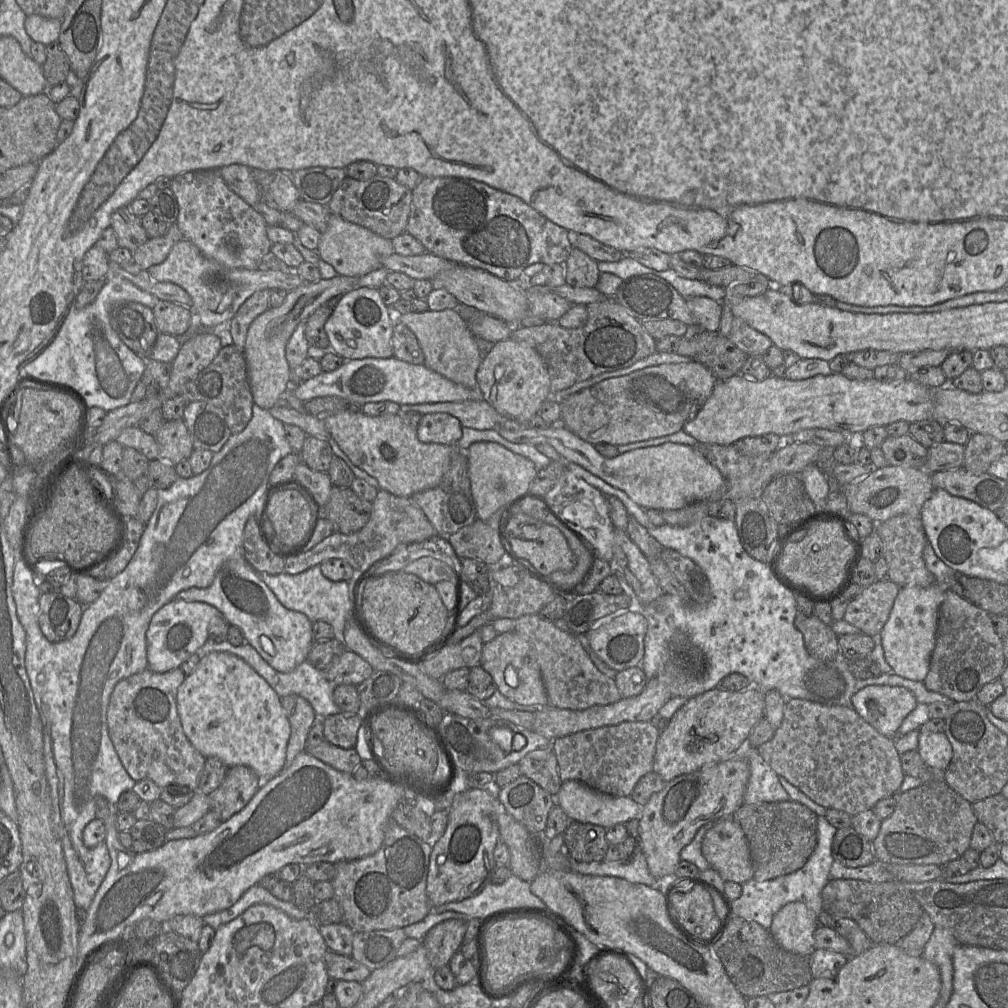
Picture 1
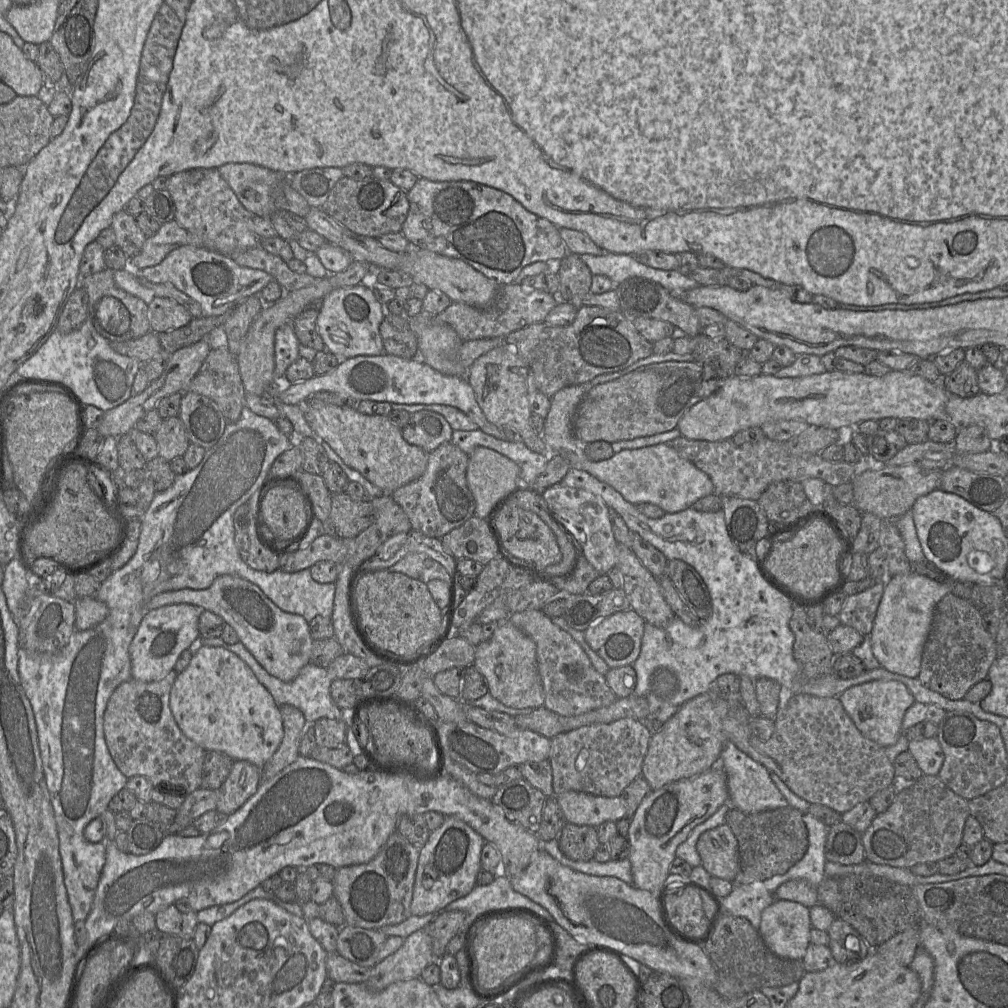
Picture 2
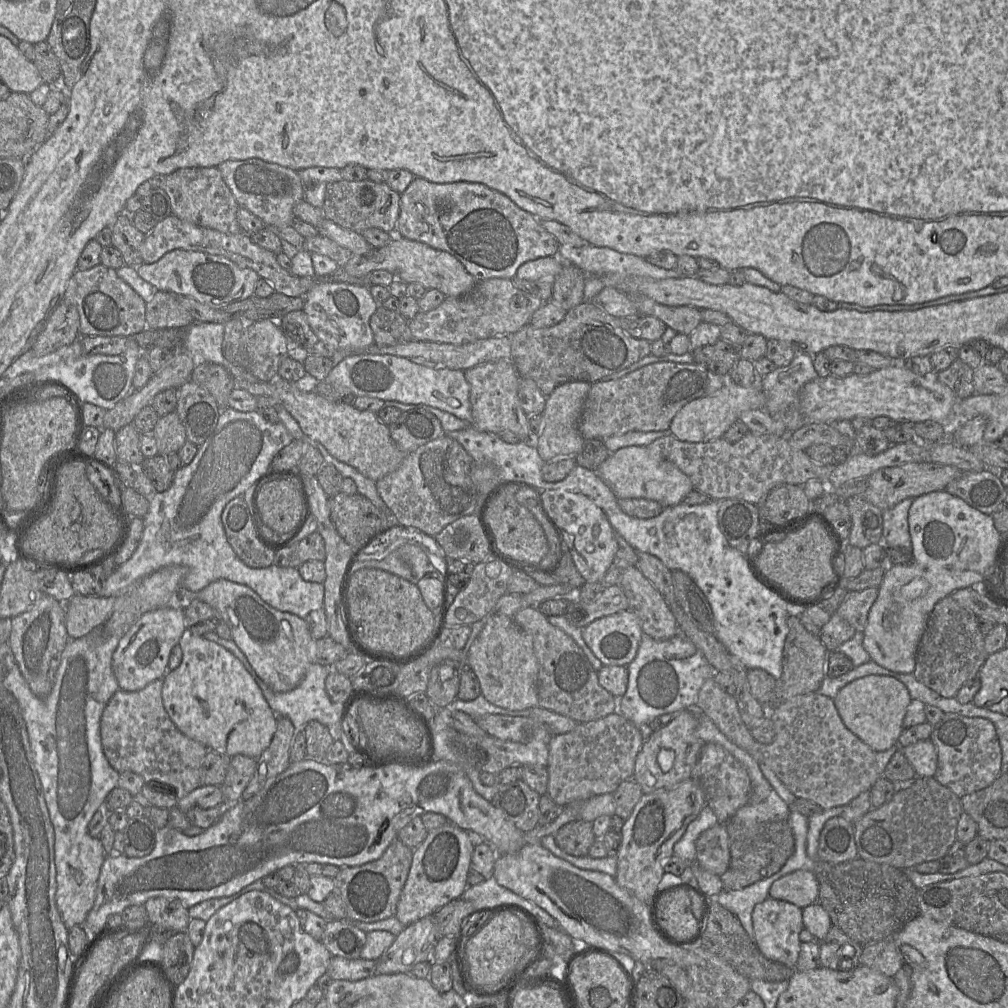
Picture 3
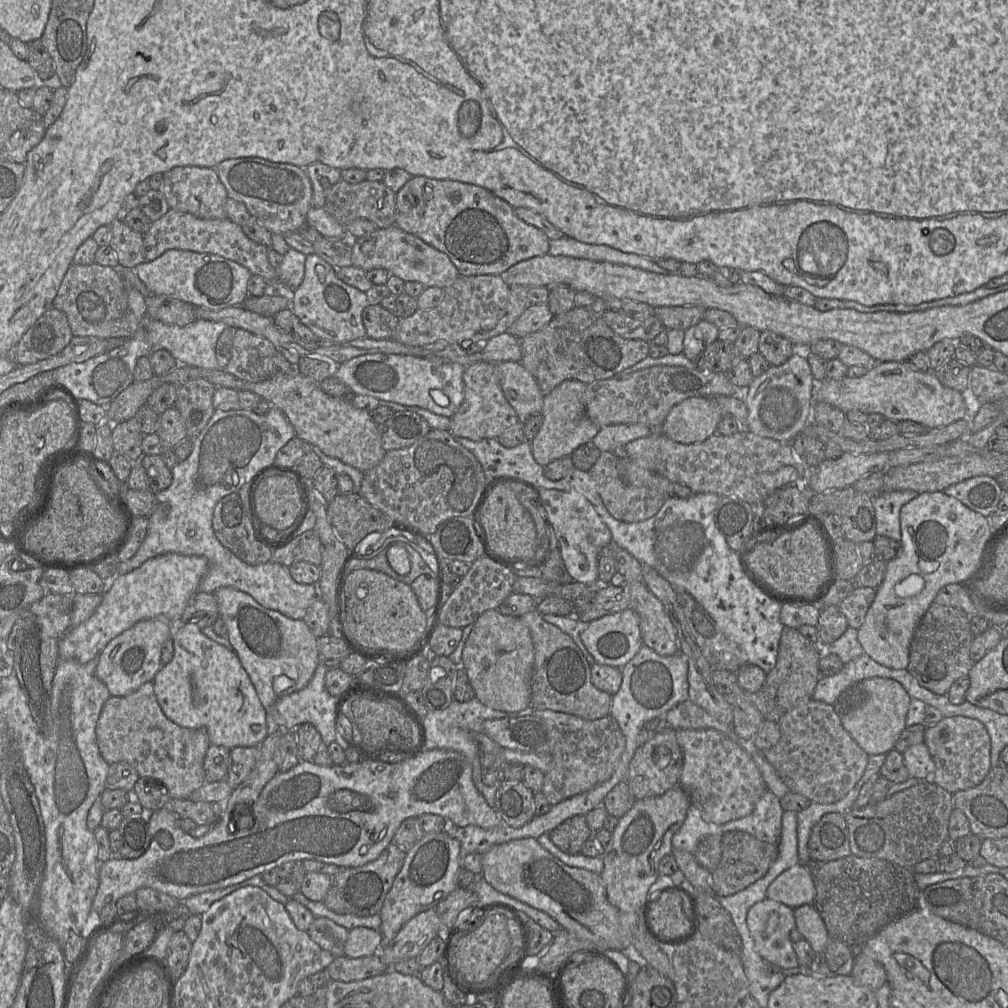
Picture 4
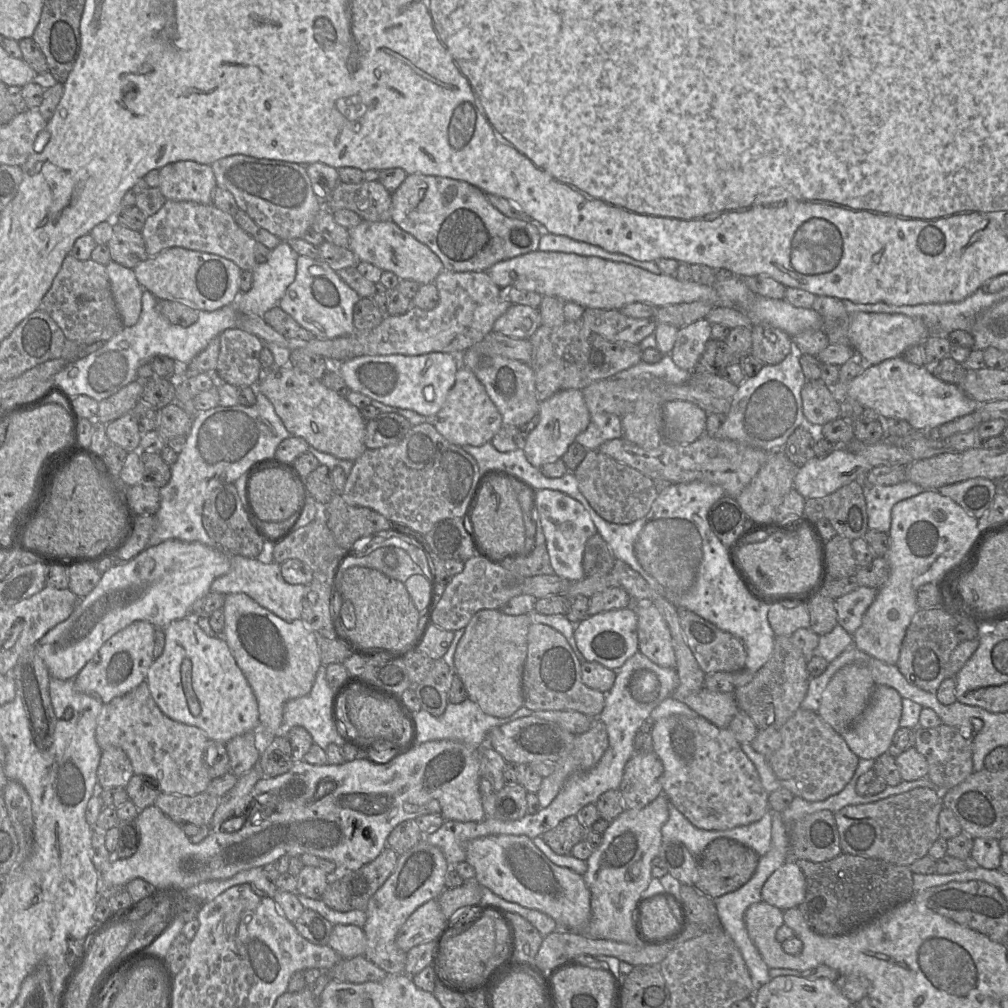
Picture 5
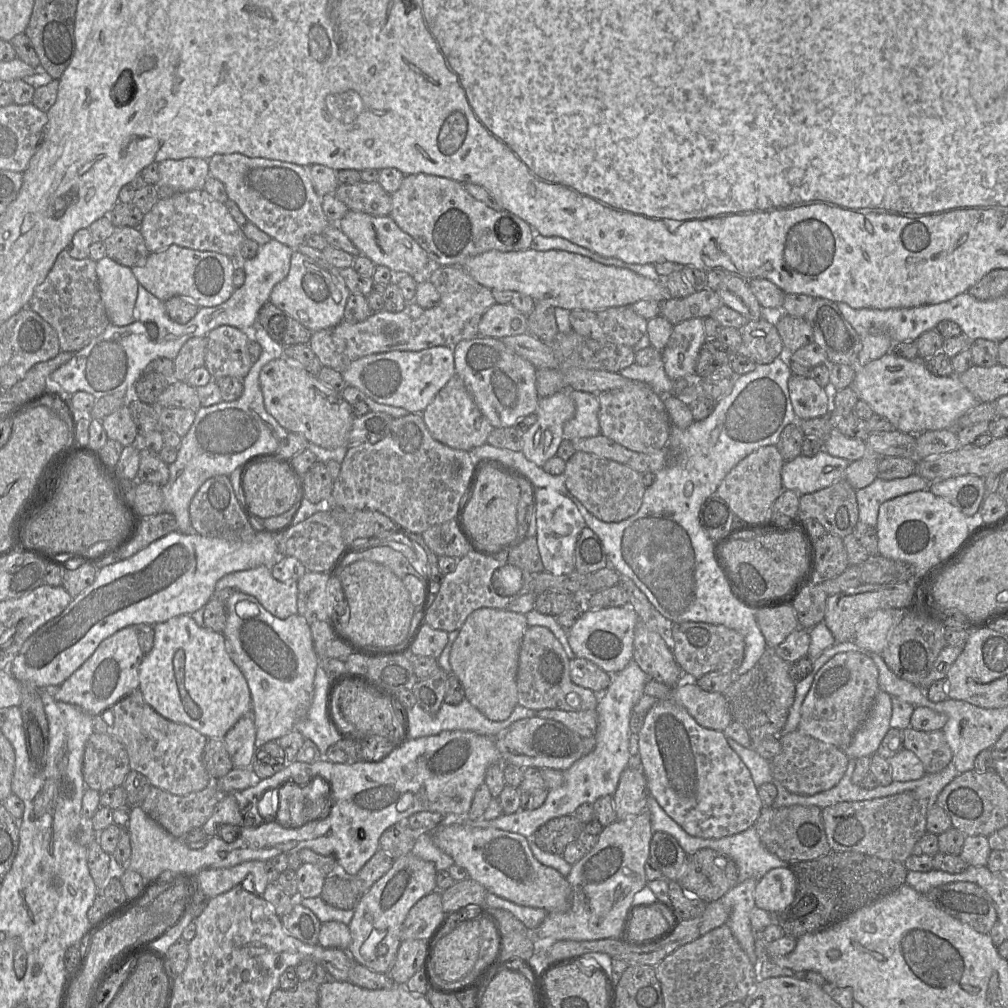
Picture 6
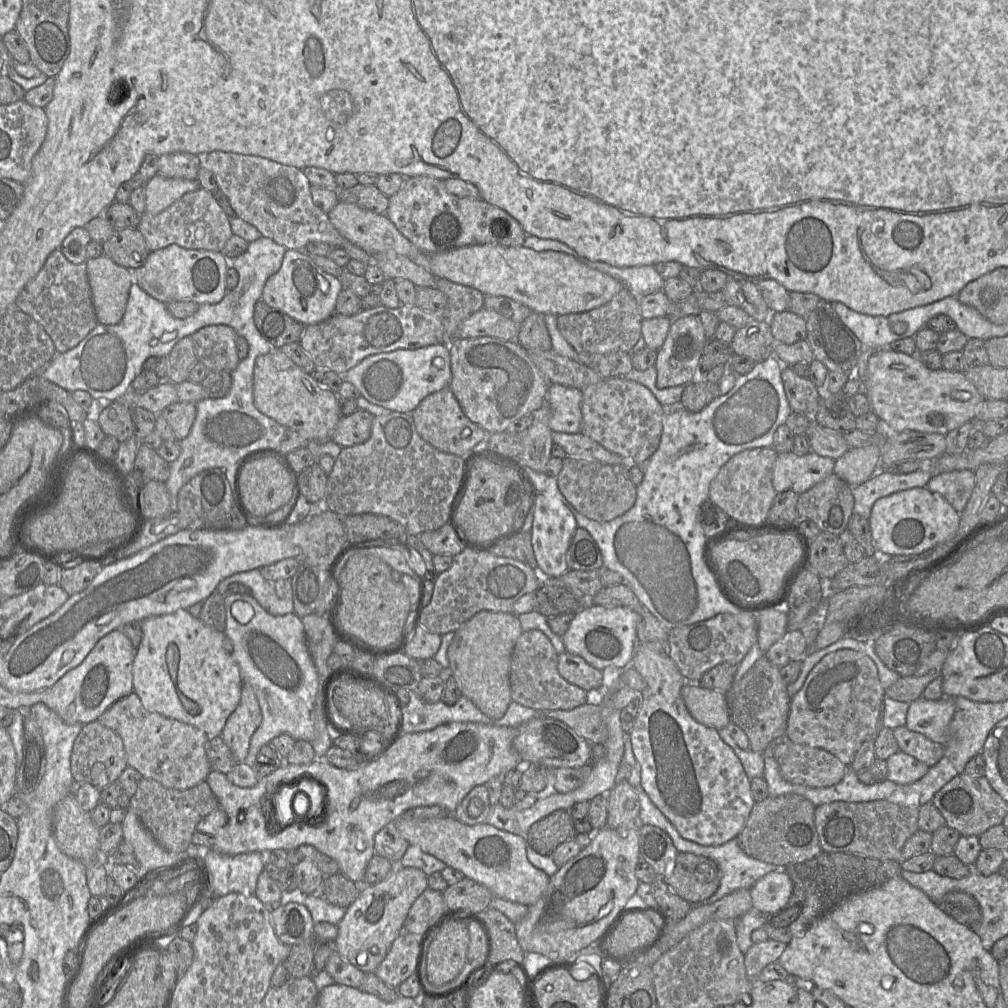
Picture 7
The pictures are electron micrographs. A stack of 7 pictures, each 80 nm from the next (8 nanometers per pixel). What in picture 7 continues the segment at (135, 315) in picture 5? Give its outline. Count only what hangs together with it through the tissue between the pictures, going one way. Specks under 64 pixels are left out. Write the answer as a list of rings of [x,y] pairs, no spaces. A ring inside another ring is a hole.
[[[105,255],[88,258],[85,265],[98,323],[118,324],[124,316],[134,282],[131,271]]]

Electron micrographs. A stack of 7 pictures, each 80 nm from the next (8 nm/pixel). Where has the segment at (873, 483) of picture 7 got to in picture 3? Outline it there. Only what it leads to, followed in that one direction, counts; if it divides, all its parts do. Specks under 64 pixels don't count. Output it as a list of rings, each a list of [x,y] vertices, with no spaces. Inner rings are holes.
[[[904,499],[894,507],[882,511],[883,531],[881,543],[884,549],[895,547],[912,550],[908,512],[914,499]]]

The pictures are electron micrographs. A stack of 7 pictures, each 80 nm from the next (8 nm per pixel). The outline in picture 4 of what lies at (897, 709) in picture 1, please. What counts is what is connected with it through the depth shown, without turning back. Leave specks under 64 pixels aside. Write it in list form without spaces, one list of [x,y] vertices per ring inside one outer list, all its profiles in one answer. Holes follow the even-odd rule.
[[[869,678],[854,687],[862,693],[855,702],[854,690],[845,690],[841,694],[842,704],[846,709],[840,711],[842,726],[869,756],[887,754],[894,748],[898,736],[906,728],[905,720],[911,698],[899,682],[889,678]]]

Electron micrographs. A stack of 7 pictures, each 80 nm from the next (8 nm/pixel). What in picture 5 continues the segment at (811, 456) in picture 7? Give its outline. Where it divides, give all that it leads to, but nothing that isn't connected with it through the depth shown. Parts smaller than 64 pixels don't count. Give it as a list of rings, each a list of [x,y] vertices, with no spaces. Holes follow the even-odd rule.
[[[836,447],[826,457],[798,466],[793,489],[805,499],[823,497],[856,481],[860,474],[868,474],[872,468],[864,457]]]

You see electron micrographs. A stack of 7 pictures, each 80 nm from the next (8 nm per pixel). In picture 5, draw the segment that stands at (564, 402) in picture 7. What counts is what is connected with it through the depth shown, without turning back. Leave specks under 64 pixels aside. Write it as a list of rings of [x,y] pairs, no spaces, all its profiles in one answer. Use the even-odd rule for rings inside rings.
[[[596,413],[591,414],[588,427],[580,433],[575,442],[588,450],[596,450],[608,440],[622,438],[623,431],[621,418],[615,414]]]

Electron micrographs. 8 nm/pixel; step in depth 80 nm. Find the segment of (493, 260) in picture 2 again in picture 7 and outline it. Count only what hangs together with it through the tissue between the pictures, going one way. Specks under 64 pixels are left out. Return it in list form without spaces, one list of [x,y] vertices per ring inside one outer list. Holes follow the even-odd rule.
[[[426,175],[405,177],[402,187],[389,197],[385,215],[425,256],[480,244],[522,246],[527,237],[521,224],[505,210],[482,198],[455,196],[447,191],[444,180]]]

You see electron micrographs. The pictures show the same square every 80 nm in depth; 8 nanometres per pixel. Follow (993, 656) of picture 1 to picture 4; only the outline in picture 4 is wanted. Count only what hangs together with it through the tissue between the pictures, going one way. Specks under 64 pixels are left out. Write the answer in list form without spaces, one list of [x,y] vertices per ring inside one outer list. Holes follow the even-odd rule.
[[[933,603],[915,631],[906,670],[921,687],[937,695],[946,695],[955,681],[968,677],[975,664],[970,656],[974,638],[970,629],[970,617],[966,613],[951,606]]]

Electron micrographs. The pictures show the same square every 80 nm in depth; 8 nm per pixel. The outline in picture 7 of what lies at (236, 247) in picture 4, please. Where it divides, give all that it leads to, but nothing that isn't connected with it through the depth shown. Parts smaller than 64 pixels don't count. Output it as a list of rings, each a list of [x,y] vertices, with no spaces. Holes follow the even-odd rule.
[[[202,187],[185,193],[156,215],[141,215],[137,228],[144,236],[151,252],[171,244],[177,244],[186,249],[222,252],[226,242],[233,235],[230,218],[219,206],[213,194]]]

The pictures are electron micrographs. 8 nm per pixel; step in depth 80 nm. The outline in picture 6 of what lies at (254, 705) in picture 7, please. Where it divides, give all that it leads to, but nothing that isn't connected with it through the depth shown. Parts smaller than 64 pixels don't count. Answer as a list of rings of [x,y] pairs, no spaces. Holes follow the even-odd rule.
[[[251,712],[241,717],[226,733],[224,742],[235,768],[251,768],[256,739],[256,726]]]

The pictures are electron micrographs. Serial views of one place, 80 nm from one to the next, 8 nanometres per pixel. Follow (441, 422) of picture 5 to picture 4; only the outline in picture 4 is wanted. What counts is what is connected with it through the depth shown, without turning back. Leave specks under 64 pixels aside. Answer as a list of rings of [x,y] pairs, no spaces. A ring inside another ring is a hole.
[[[476,362],[464,369],[464,399],[451,417],[448,432],[454,438],[480,441],[497,438],[502,432],[519,423],[517,414],[505,398],[500,386],[495,363]]]

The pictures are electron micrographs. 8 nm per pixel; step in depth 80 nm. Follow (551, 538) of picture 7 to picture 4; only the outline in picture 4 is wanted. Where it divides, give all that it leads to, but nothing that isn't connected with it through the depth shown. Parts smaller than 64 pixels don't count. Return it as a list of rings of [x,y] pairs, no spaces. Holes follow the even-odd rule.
[[[541,488],[540,496],[544,512],[546,512],[546,521],[555,533],[560,554],[569,575],[574,581],[583,582],[587,585],[595,585],[598,581],[599,552],[603,547],[612,543],[610,530],[599,516],[594,506],[583,495],[576,491]]]

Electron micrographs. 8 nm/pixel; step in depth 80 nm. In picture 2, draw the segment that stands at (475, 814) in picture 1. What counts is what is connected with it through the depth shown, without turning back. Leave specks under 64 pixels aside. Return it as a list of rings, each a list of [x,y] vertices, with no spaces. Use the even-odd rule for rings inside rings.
[[[446,816],[443,824],[430,833],[427,842],[420,848],[410,907],[411,916],[442,911],[449,903],[469,894],[477,884],[484,844],[485,840],[468,824],[455,816]]]

